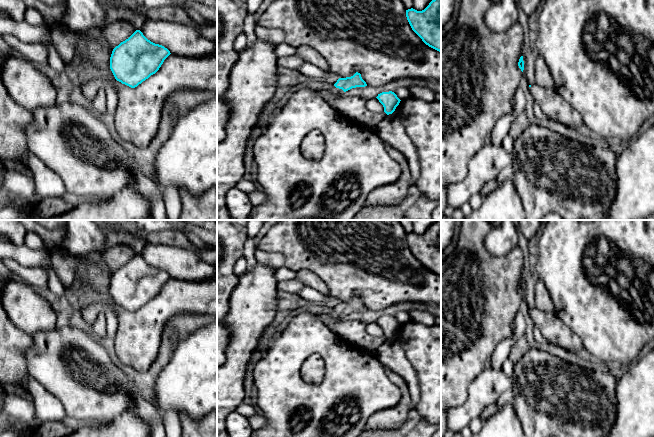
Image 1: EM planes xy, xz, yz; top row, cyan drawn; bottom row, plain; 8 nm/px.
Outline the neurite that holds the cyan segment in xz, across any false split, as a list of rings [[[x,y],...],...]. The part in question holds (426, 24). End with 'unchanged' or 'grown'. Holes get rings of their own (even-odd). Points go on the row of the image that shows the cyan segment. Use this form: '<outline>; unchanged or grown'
[[[432,0],[422,11],[408,9],[406,17],[422,41],[441,53],[441,0]]]; unchanged

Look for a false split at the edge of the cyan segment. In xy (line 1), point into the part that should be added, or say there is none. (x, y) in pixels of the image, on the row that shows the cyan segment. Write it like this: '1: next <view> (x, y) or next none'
1: next none

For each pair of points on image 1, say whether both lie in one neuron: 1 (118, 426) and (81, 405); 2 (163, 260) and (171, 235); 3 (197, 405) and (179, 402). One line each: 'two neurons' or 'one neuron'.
1: two neurons
2: two neurons
3: one neuron

